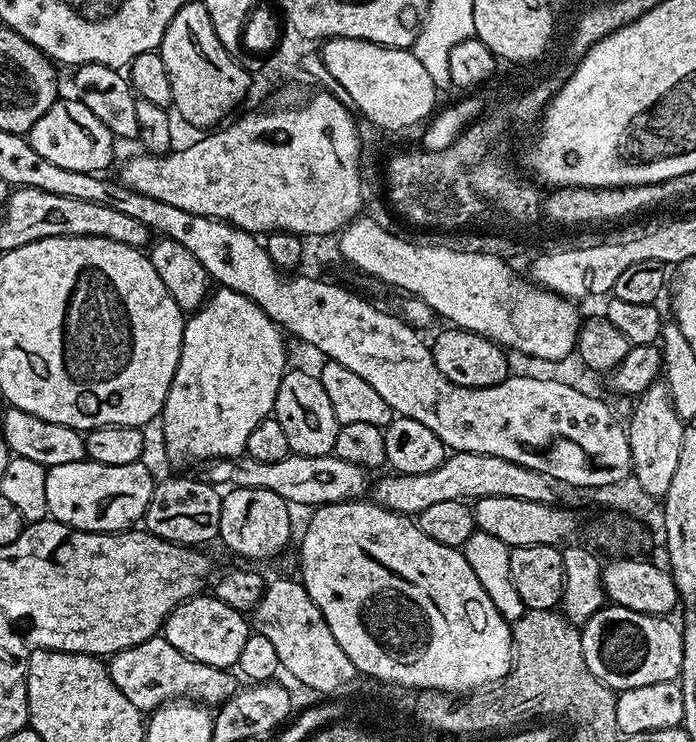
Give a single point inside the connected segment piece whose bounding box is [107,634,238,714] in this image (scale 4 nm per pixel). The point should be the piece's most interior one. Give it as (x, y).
(153, 673)

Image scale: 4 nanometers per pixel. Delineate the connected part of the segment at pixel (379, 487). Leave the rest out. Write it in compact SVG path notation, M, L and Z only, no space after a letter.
M452 452L442 463L426 474L387 474L370 488L371 503L382 506L400 516L419 517L422 510L438 502L462 500L475 502L482 498L526 498L530 502L553 503L557 498L553 481L532 468L518 466L506 458L494 458L494 454Z

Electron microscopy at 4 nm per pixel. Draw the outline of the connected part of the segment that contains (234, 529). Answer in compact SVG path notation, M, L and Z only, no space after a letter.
M233 487L222 496L219 543L248 560L268 560L278 555L292 536L291 511L289 503L272 490Z

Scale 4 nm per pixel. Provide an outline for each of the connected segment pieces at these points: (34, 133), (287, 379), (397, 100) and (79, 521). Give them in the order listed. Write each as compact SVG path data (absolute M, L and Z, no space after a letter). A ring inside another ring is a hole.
M57 98L50 110L46 110L46 114L34 122L34 126L26 133L26 139L30 146L34 146L34 150L38 150L38 154L42 154L42 158L66 170L104 174L112 164L114 137L110 130L106 130L106 126L102 126L102 122L98 122L98 118L94 118L94 113L86 110L86 106L82 106L82 102L75 98Z
M294 368L285 371L278 386L274 418L286 434L289 453L327 456L332 452L341 424L334 418L334 406L330 406L330 397L327 396L326 390L322 390L319 375L312 373L311 376L300 368Z
M334 36L323 41L318 51L338 88L340 84L339 91L357 113L361 112L359 115L363 119L399 133L402 128L423 125L433 115L438 89L430 74L426 74L422 62L418 62L409 49L387 48L358 38Z
M90 459L47 469L46 506L51 519L83 532L126 532L139 525L154 487L147 463L106 466Z

